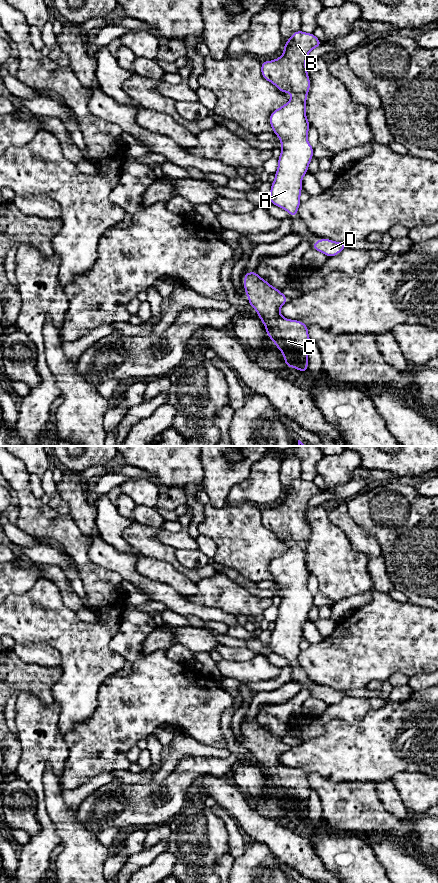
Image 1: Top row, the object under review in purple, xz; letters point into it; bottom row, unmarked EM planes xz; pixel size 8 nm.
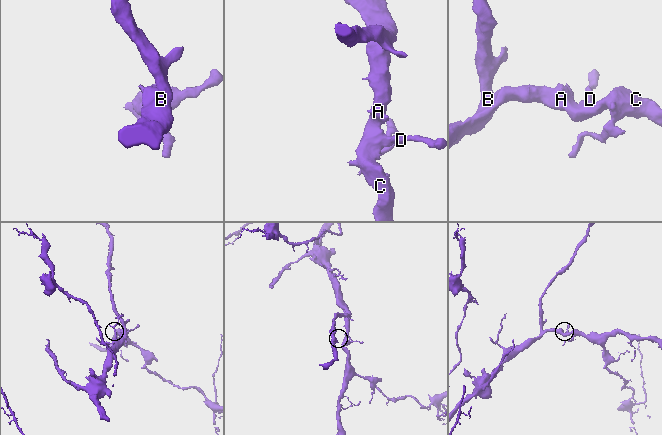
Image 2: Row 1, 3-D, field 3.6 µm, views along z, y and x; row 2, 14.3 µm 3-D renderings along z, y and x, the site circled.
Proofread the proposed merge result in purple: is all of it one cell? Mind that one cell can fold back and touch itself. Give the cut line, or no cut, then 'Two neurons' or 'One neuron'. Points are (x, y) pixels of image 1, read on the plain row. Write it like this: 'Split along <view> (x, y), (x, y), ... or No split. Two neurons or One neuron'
No split. One neuron

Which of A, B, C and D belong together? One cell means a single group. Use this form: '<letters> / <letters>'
A B C D

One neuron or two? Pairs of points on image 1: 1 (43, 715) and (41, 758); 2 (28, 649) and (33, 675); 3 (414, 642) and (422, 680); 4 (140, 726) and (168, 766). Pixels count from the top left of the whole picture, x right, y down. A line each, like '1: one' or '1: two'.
1: one
2: two
3: two
4: two

